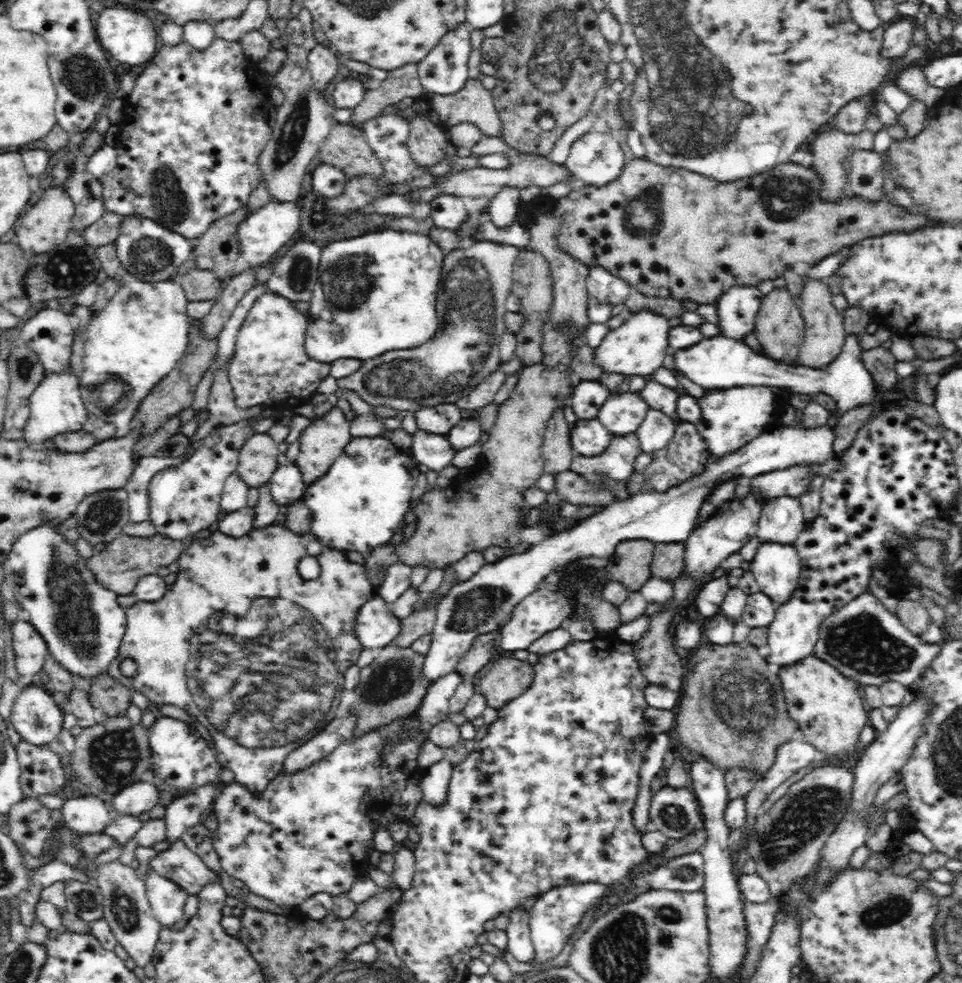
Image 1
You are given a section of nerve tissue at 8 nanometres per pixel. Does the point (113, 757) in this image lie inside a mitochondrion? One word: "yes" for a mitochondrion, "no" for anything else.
yes

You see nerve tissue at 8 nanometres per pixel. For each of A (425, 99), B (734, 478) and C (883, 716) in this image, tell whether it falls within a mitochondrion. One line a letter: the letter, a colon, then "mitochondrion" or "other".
A: other
B: other
C: other

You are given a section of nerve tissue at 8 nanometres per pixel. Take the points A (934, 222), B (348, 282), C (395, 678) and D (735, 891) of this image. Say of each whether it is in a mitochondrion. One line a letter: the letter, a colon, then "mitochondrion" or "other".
A: other
B: mitochondrion
C: mitochondrion
D: other

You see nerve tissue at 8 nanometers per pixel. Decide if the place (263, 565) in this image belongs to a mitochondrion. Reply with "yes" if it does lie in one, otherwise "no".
no

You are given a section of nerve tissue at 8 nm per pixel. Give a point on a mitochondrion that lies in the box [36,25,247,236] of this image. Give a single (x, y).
(80, 75)

